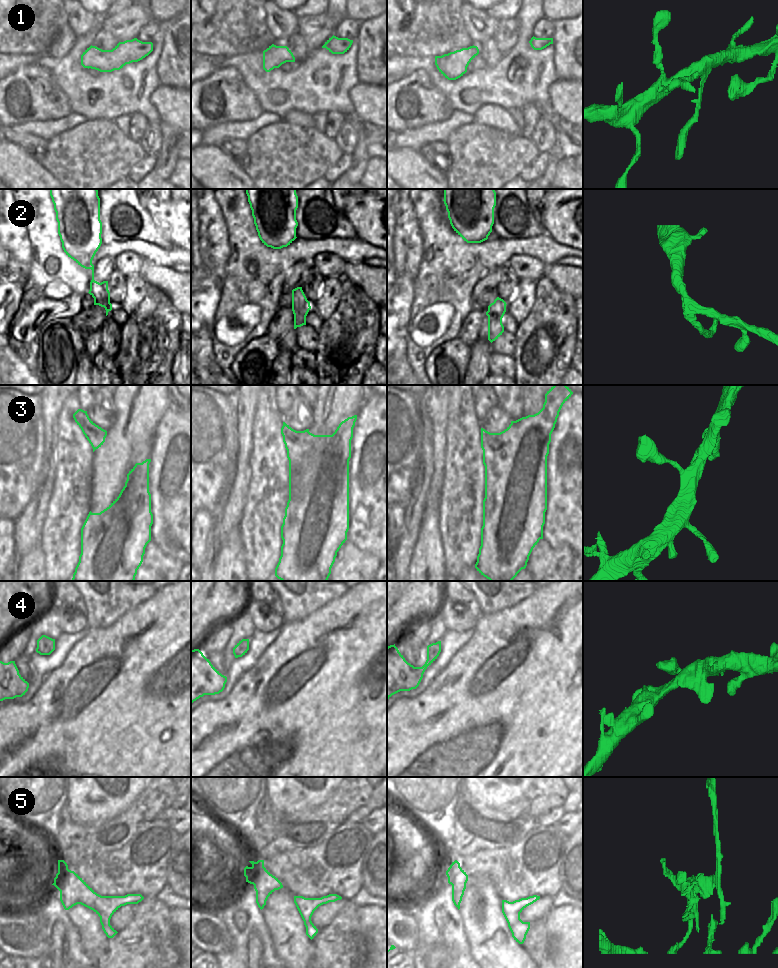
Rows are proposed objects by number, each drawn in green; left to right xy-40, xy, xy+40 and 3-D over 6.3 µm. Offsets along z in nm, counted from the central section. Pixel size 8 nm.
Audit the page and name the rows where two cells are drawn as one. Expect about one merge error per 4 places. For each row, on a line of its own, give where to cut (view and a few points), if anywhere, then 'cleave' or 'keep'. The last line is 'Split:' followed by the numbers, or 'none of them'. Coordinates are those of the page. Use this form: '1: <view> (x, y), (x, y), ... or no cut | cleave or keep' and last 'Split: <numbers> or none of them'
1: no cut | keep
2: xy (307, 300), (298, 311), (293, 311) | cleave
3: no cut | keep
4: no cut | keep
5: no cut | keep
Split: 2

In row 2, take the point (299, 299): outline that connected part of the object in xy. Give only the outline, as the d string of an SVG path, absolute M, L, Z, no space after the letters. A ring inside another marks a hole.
M297 287L292 290L292 311L300 311L300 308L306 304L307 298L302 290L302 287Z

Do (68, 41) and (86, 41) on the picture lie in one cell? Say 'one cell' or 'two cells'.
two cells

